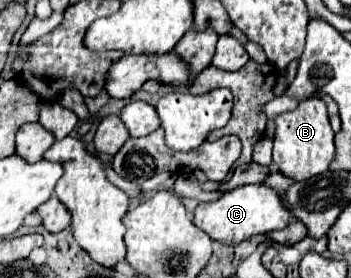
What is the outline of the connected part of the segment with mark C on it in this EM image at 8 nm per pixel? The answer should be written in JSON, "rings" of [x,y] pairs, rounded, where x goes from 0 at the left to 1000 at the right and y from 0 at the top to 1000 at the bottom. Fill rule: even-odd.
{"rings":[[[752,658],[672,673],[661,687],[644,687],[621,723],[570,730],[553,759],[553,802],[575,831],[587,831],[604,860],[632,867],[644,881],[672,881],[735,838],[769,838],[781,824],[809,824],[826,781],[832,766],[809,745],[792,687]]]}

